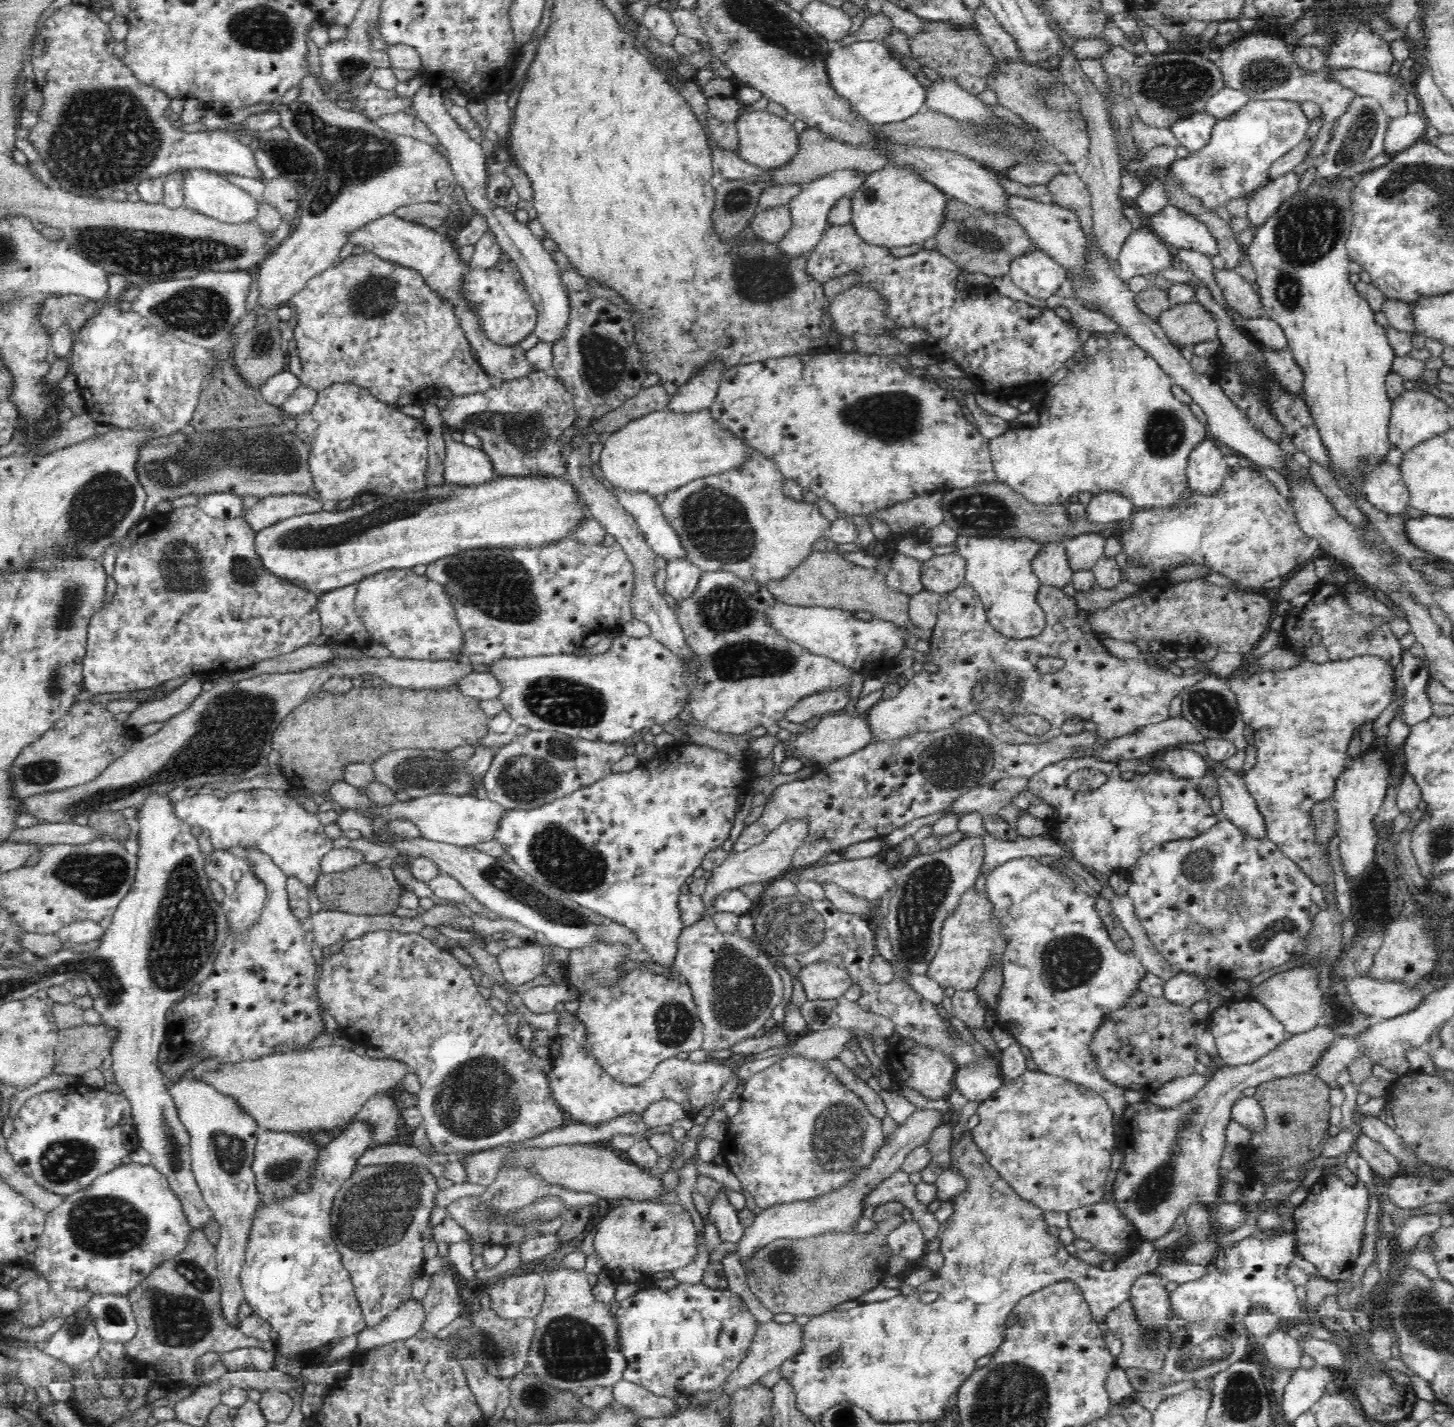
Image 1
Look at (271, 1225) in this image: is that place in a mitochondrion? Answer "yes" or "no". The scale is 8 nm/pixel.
yes

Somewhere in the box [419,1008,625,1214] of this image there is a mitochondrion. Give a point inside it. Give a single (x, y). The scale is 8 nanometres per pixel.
(478, 1099)

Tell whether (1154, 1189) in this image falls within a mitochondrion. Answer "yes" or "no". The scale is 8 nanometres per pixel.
yes

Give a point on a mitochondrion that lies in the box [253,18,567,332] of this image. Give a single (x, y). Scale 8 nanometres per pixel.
(348, 156)

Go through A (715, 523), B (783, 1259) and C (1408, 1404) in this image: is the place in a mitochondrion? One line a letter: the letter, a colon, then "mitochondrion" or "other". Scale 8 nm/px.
A: mitochondrion
B: mitochondrion
C: other

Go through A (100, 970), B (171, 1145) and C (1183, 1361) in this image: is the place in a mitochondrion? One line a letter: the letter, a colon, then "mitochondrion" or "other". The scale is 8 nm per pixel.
A: mitochondrion
B: mitochondrion
C: mitochondrion

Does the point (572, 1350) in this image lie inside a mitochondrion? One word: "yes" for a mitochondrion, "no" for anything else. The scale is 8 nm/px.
yes

